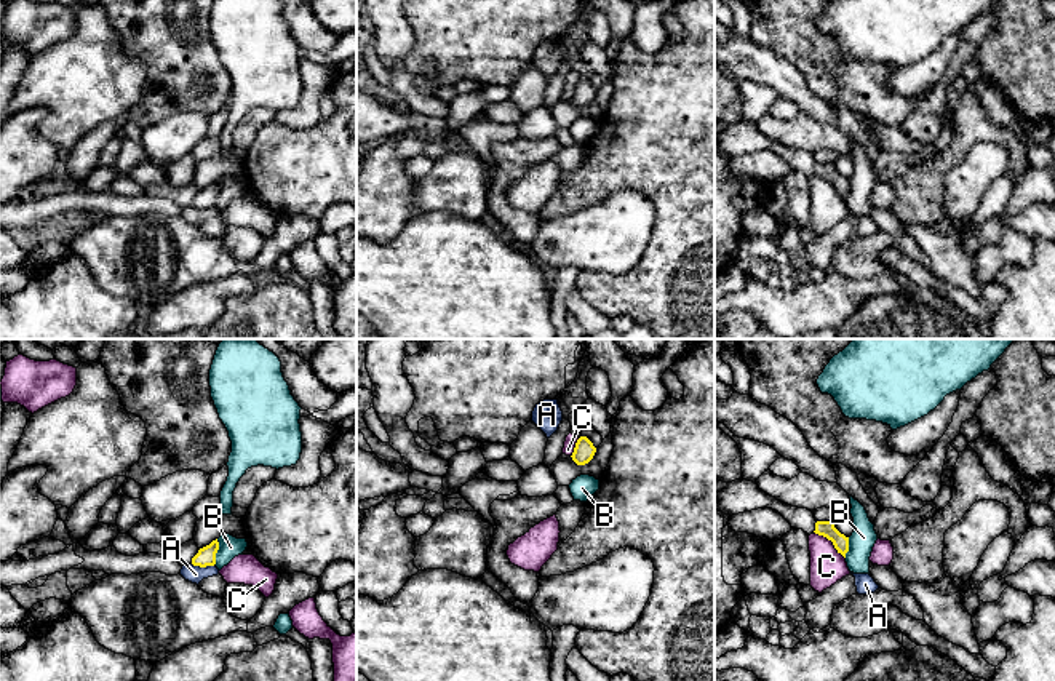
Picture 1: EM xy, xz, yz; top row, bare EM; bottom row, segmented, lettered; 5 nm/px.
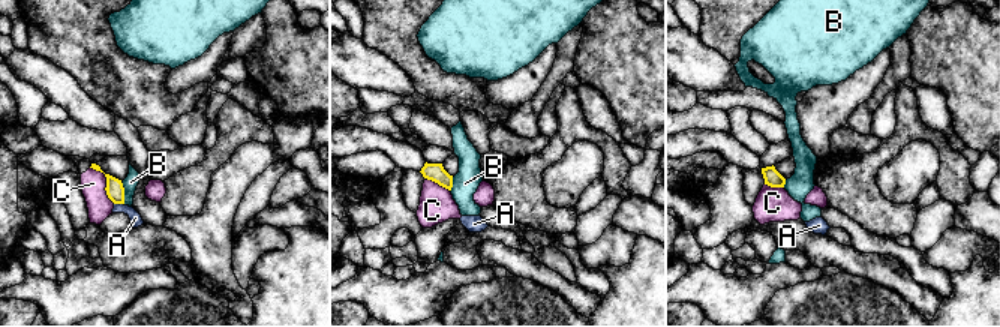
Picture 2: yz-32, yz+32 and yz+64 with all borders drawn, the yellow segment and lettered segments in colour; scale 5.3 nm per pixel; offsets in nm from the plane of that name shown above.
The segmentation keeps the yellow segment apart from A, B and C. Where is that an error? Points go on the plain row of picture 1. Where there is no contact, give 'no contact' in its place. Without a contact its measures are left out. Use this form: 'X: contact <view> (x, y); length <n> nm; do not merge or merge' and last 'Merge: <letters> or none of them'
A: contact xy (202, 208); length 120 nm; do not merge
B: contact xy (216, 194); length 140 nm; do not merge
C: contact yz (832, 183); length 220 nm; do not merge
Merge: none of them

